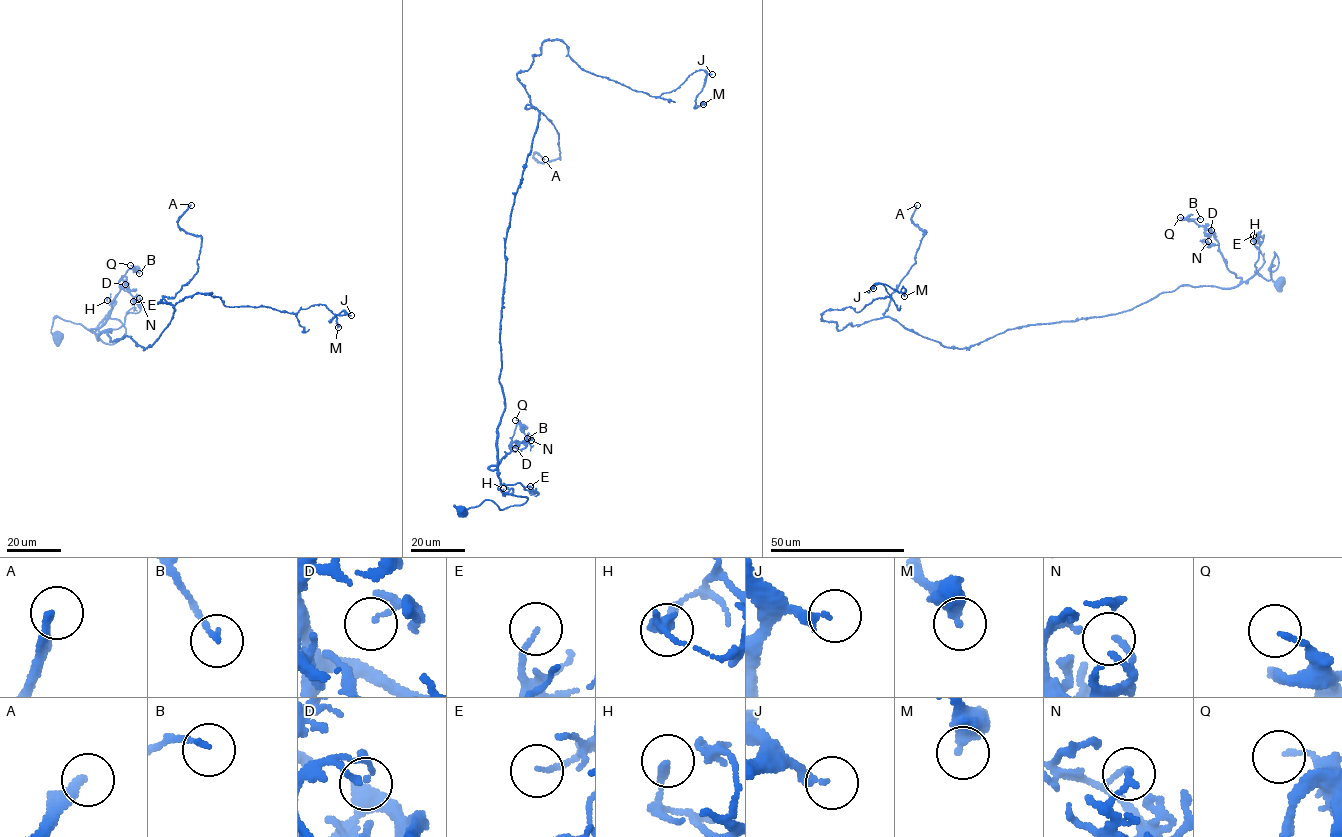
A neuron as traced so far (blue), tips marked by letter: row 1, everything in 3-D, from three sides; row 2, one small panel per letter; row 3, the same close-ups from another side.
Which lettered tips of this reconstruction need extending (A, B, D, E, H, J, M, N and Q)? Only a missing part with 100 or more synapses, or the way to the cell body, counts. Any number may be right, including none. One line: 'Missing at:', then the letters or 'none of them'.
Missing at: A

